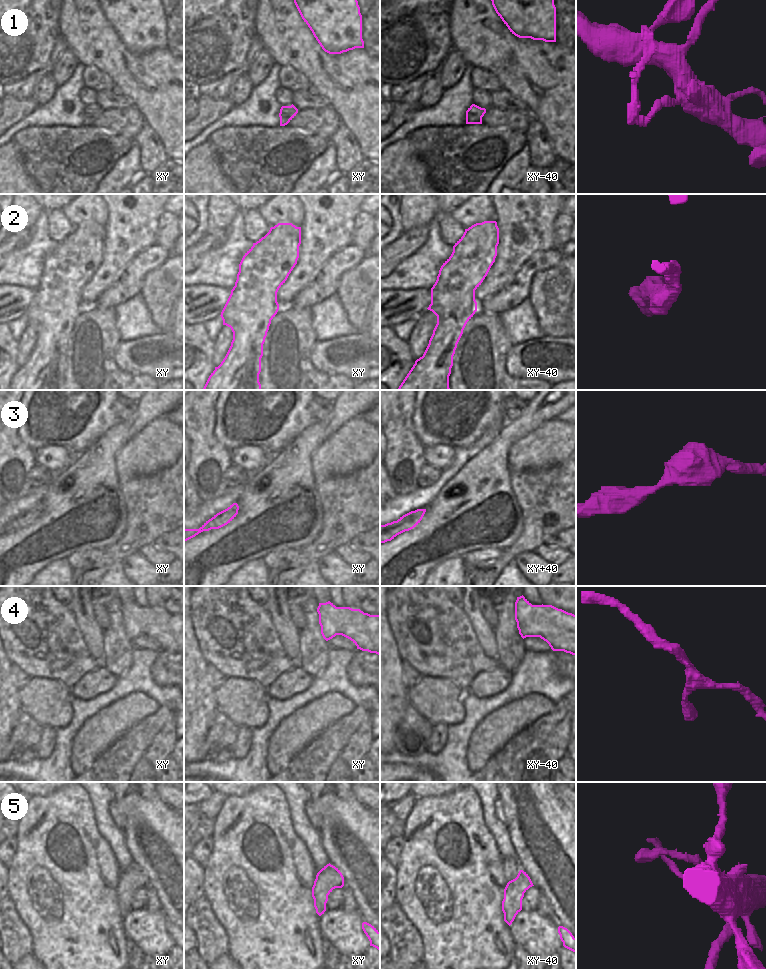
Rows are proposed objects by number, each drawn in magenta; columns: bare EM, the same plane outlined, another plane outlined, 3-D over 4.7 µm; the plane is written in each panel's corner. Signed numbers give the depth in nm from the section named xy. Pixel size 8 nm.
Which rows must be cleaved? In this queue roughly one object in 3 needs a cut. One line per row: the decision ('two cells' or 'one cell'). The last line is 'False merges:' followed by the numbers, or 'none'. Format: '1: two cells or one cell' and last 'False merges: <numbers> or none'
1: one cell
2: one cell
3: one cell
4: one cell
5: two cells
False merges: 5

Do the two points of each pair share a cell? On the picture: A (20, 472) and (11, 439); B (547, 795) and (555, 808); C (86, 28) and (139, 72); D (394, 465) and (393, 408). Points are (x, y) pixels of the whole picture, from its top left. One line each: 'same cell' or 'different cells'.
A: same cell
B: same cell
C: same cell
D: same cell

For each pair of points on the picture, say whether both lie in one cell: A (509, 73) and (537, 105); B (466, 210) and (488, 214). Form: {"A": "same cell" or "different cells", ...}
{"A": "same cell", "B": "same cell"}

